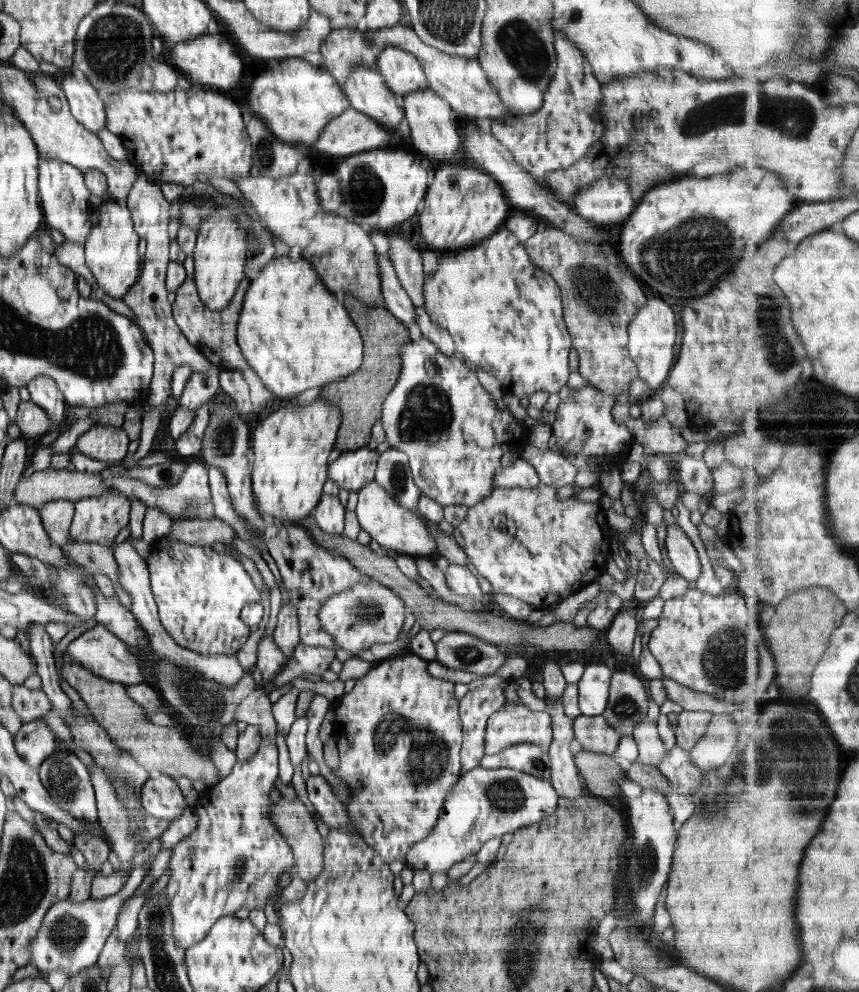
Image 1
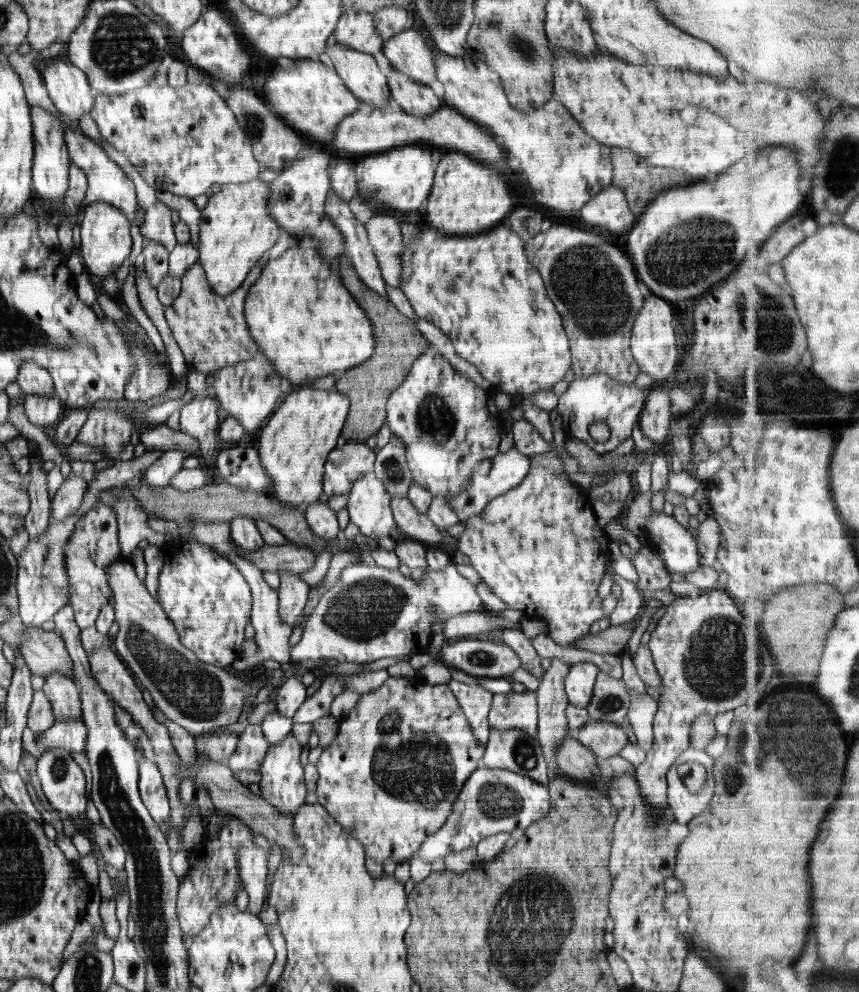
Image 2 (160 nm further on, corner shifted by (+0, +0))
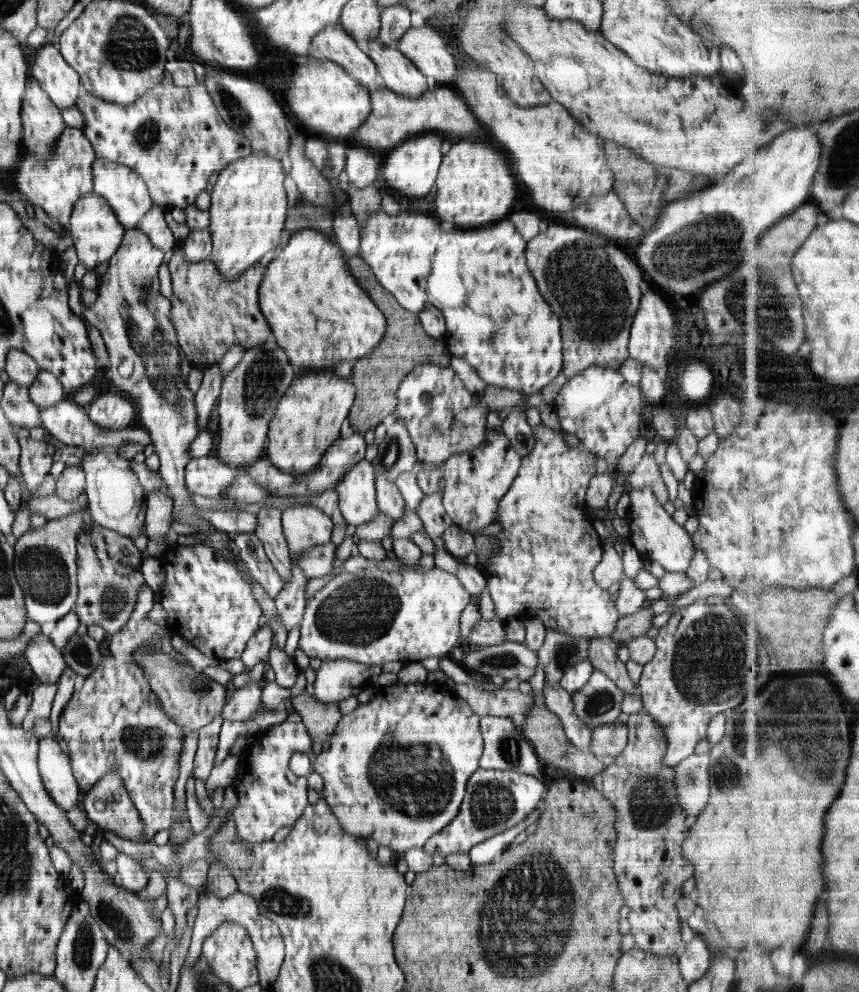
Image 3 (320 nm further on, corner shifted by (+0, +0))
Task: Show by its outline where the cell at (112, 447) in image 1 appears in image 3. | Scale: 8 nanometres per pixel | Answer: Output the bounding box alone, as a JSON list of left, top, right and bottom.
[85,389,136,431]

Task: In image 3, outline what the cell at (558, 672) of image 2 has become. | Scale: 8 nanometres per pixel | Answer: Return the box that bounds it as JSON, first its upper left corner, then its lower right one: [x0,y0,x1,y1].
[537,629,590,685]

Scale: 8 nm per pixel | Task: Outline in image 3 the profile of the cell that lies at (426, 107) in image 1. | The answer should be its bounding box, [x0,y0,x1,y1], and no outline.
[366,38,432,98]

